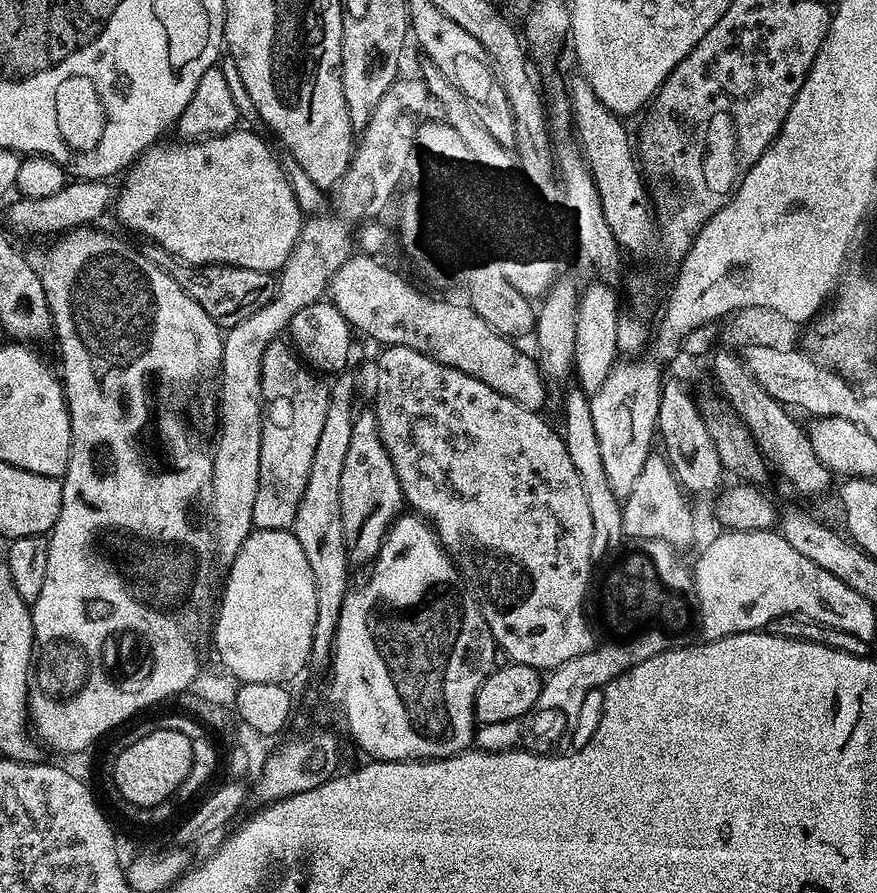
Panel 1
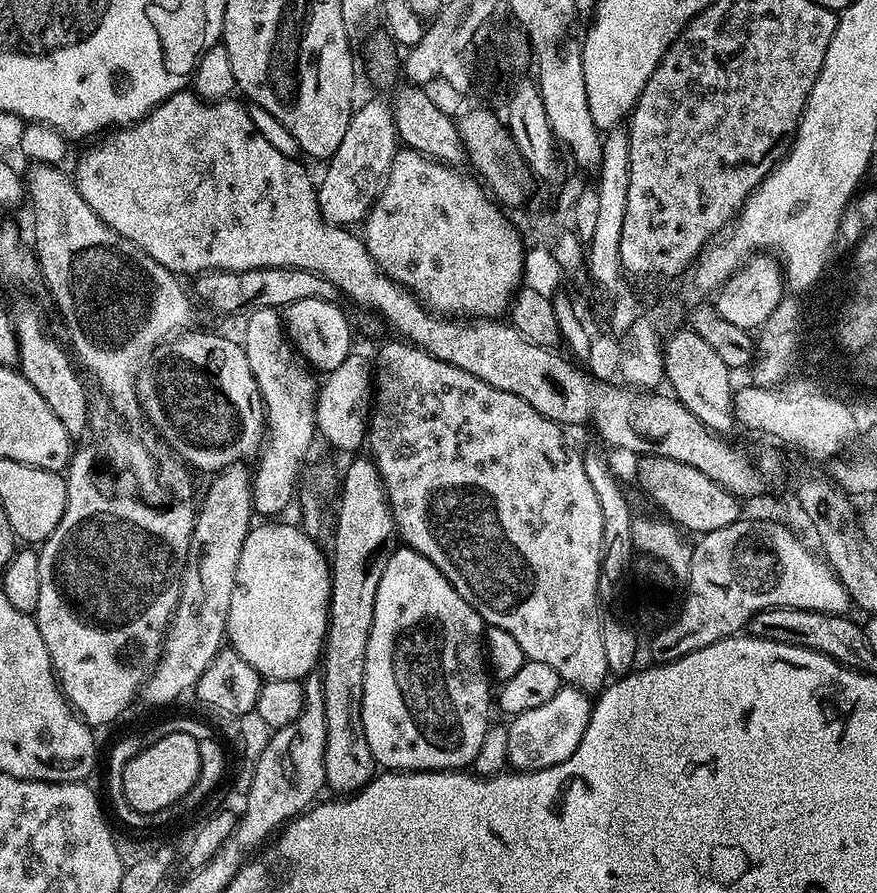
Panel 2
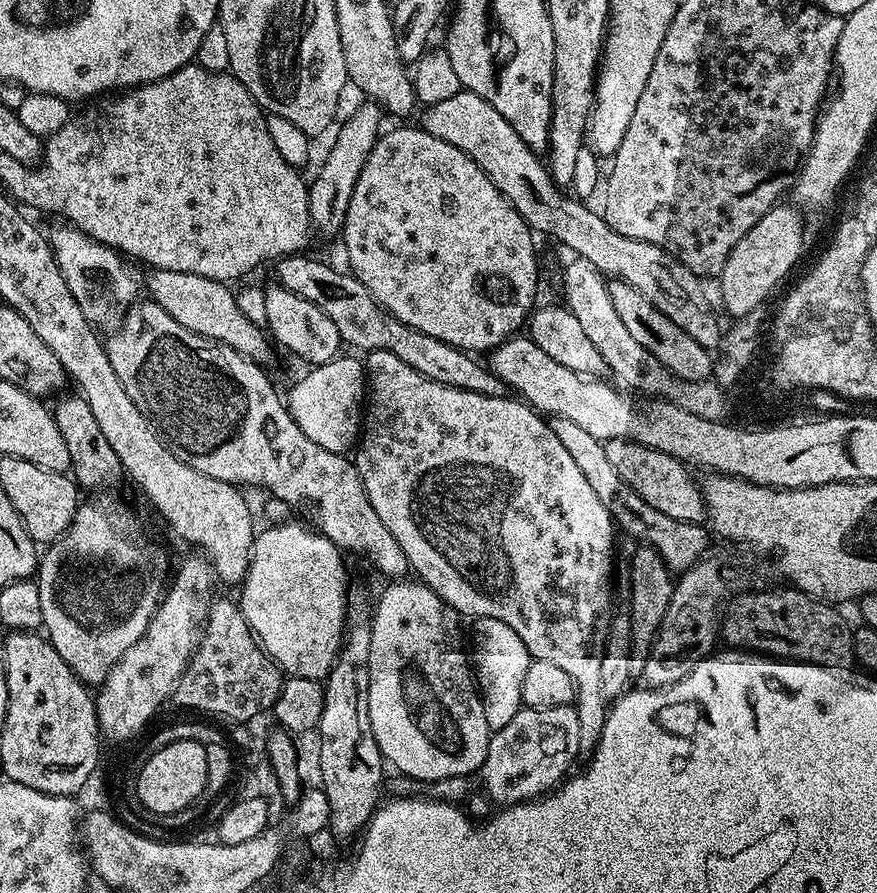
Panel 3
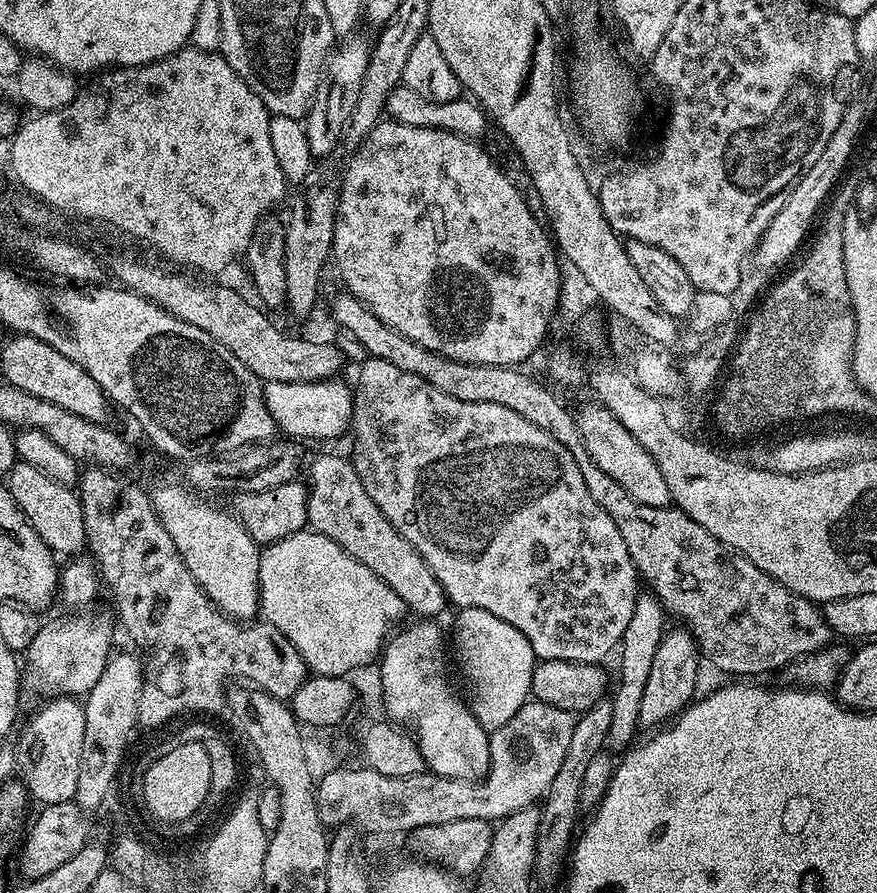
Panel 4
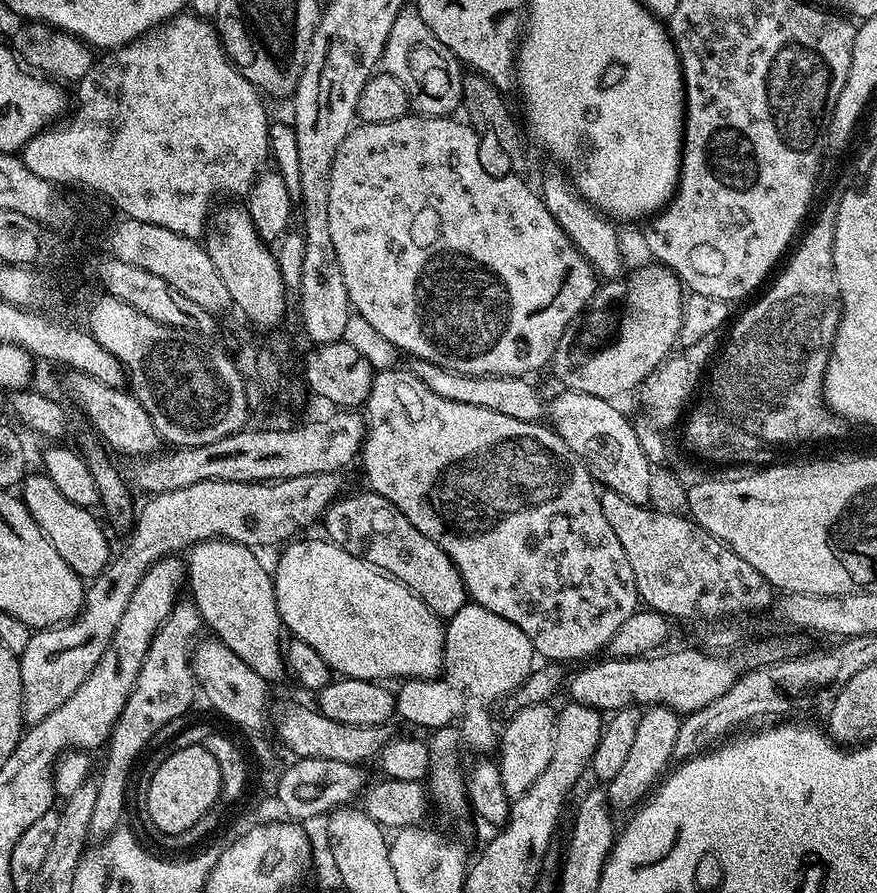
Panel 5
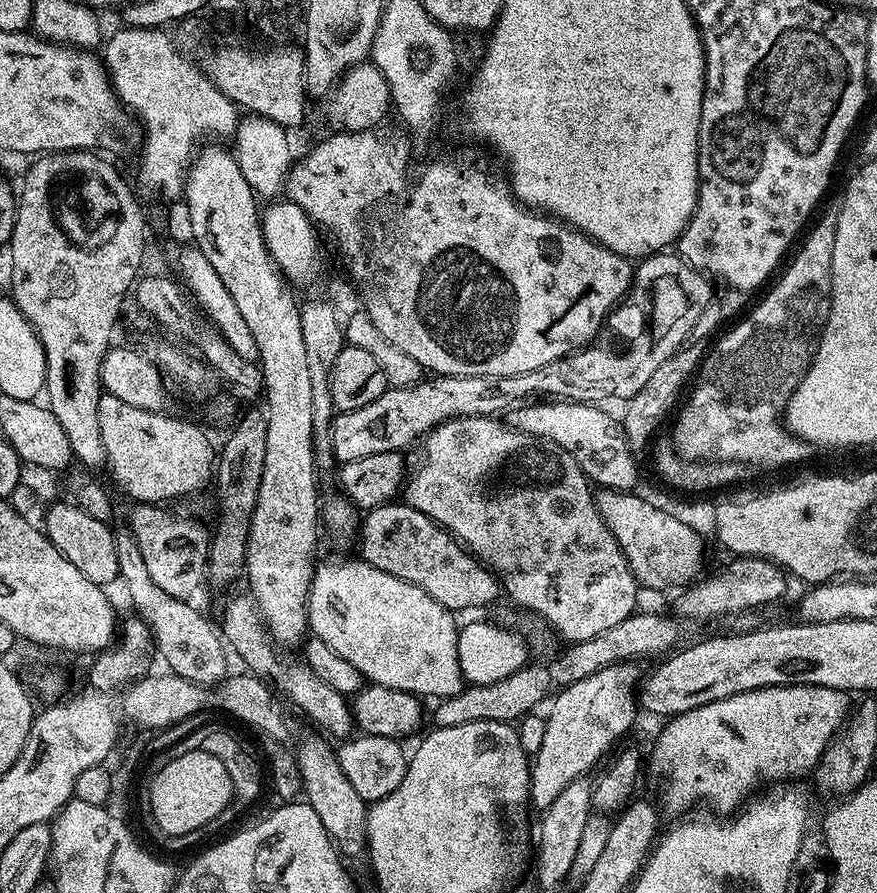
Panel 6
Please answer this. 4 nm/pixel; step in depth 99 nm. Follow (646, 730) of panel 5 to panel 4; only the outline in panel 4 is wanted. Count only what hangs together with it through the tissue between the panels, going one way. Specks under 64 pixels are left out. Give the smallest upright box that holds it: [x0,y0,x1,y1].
[640,629,700,730]

